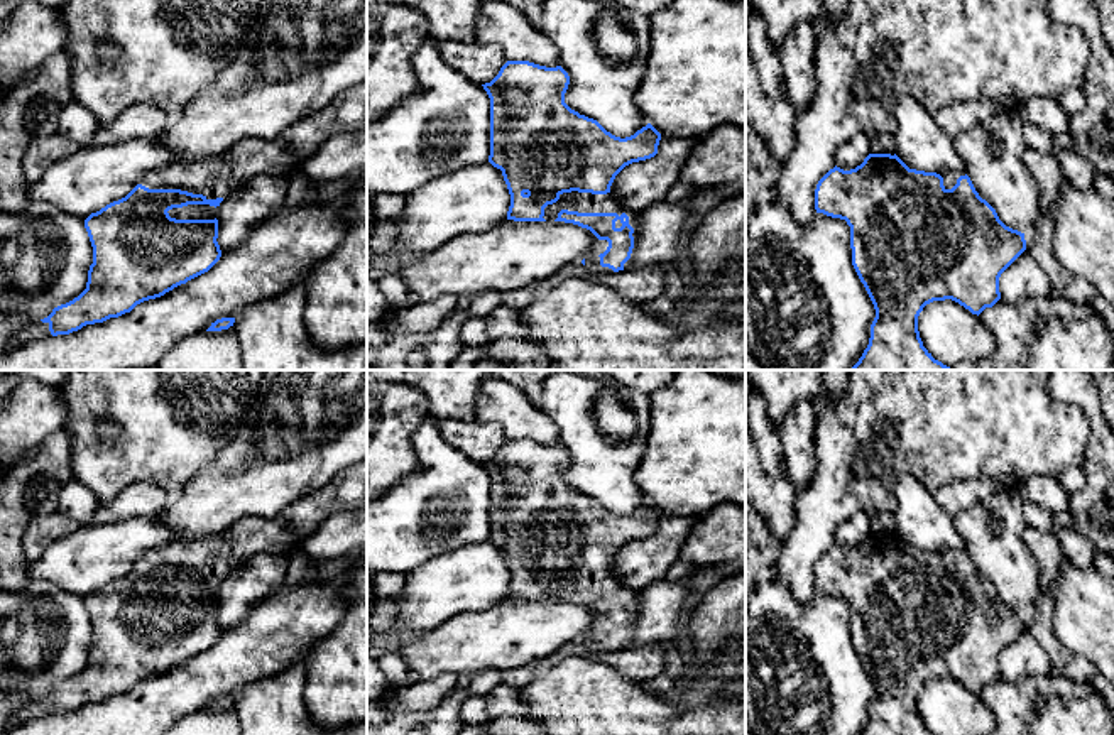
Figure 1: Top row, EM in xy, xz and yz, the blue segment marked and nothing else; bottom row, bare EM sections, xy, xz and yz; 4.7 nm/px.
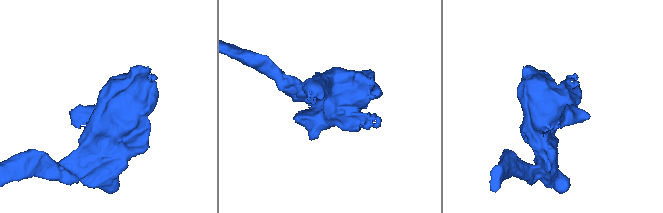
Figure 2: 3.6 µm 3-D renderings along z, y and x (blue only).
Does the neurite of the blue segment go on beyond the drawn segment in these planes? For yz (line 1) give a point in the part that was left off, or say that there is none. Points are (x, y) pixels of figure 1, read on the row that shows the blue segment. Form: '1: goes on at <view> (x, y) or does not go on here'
1: goes on at yz (949, 179)

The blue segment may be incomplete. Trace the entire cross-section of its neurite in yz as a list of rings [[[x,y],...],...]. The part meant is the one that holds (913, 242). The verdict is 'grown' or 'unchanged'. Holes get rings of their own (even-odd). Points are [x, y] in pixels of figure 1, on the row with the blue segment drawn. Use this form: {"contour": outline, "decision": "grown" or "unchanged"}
{"contour": [[[869,154],[850,171],[837,166],[830,169],[816,184],[815,210],[845,220],[850,226],[852,265],[876,309],[869,345],[852,370],[952,370],[923,346],[918,331],[920,313],[933,301],[952,299],[979,316],[1001,299],[1001,274],[1026,250],[1024,233],[999,220],[965,171],[943,176],[916,171],[896,154]]], "decision": "grown"}

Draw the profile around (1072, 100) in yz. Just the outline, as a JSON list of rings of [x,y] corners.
[[[1070,88],[1057,98],[1060,108],[1068,115],[1079,113],[1085,106],[1085,93],[1082,88]]]

